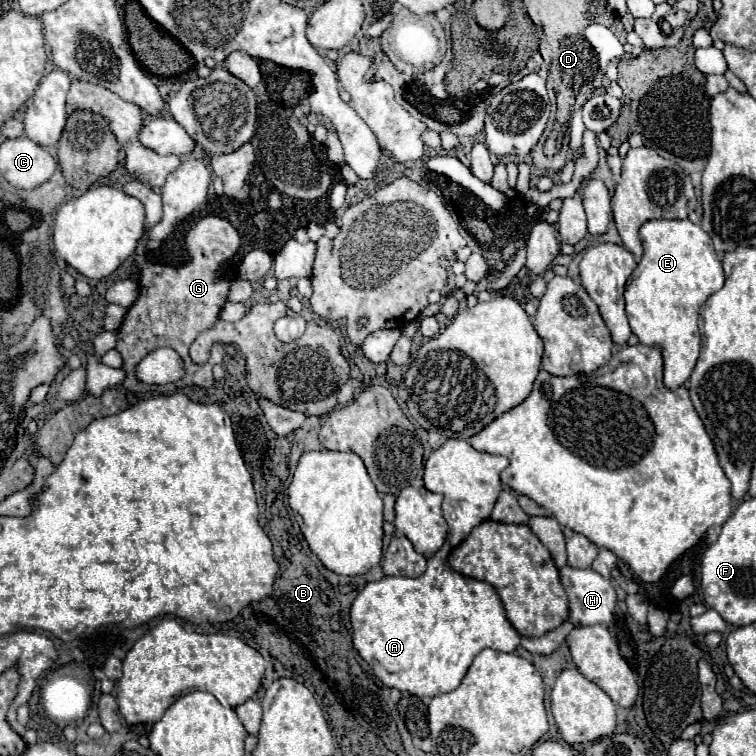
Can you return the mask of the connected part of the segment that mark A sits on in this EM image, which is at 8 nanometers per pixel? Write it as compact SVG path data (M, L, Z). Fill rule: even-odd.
M448 545L428 559L428 567L420 577L398 575L368 583L350 607L354 647L386 687L394 687L416 697L436 697L454 691L460 685L470 663L482 649L490 647L494 651L512 653L520 643L520 635L508 623L494 587L486 581L470 579L452 571L446 557Z

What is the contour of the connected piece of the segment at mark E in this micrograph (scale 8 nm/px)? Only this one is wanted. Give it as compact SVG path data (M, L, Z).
M654 219L640 227L640 239L644 245L644 255L630 275L624 291L625 311L632 327L632 333L642 345L658 347L664 357L664 385L668 389L678 389L690 377L700 351L700 331L698 331L698 311L702 303L724 285L722 261L712 247L710 235L692 221L680 219Z

